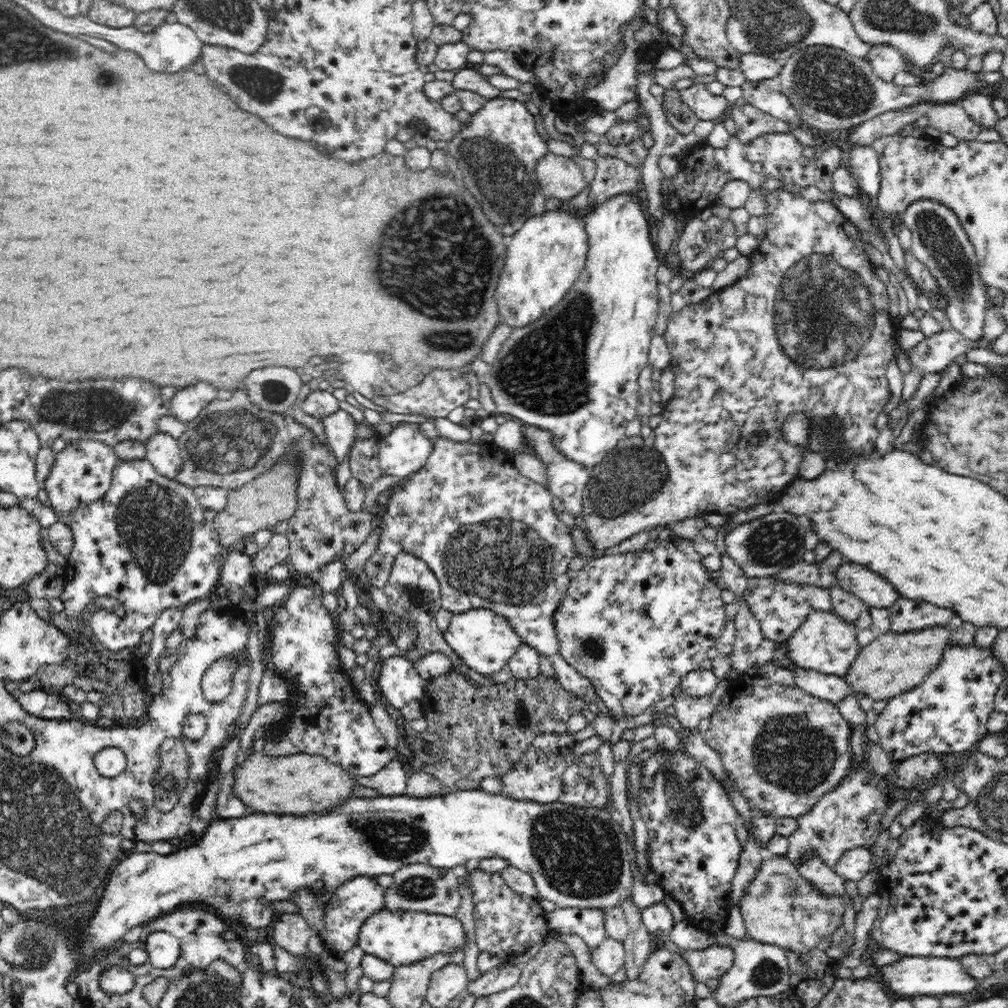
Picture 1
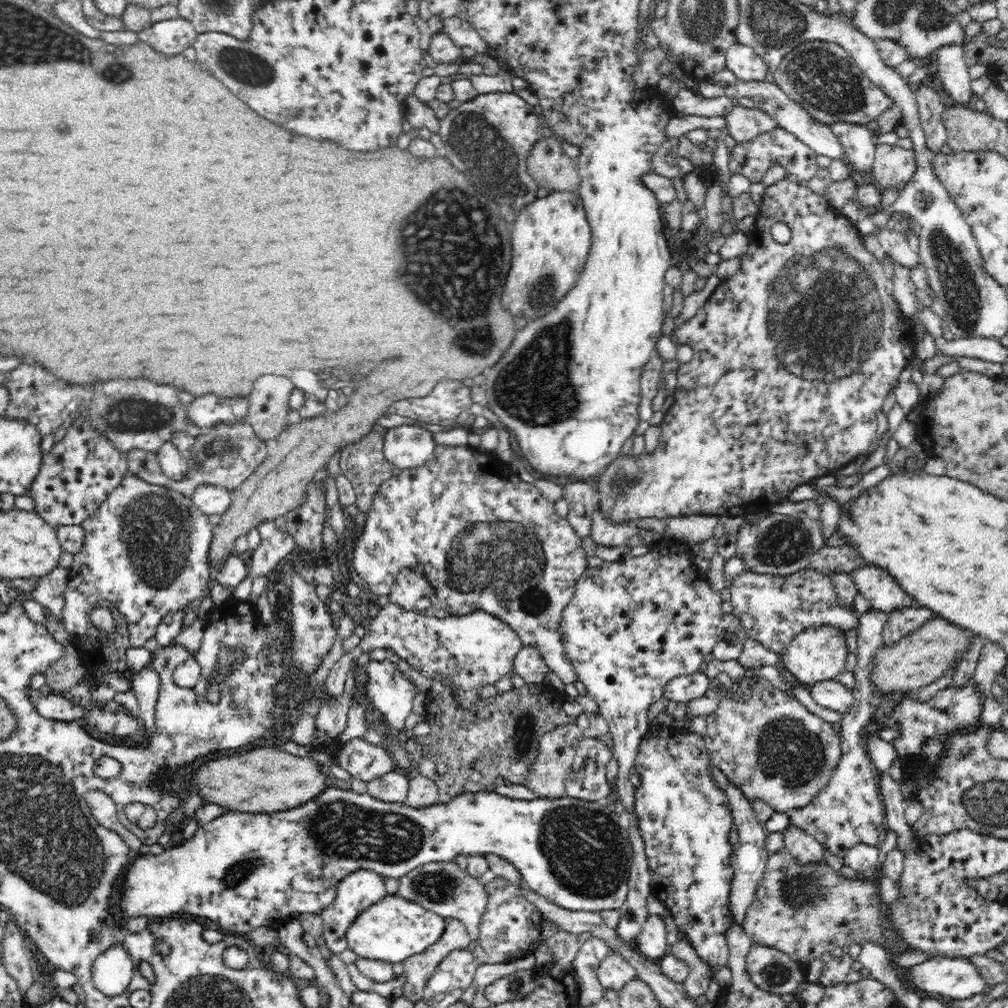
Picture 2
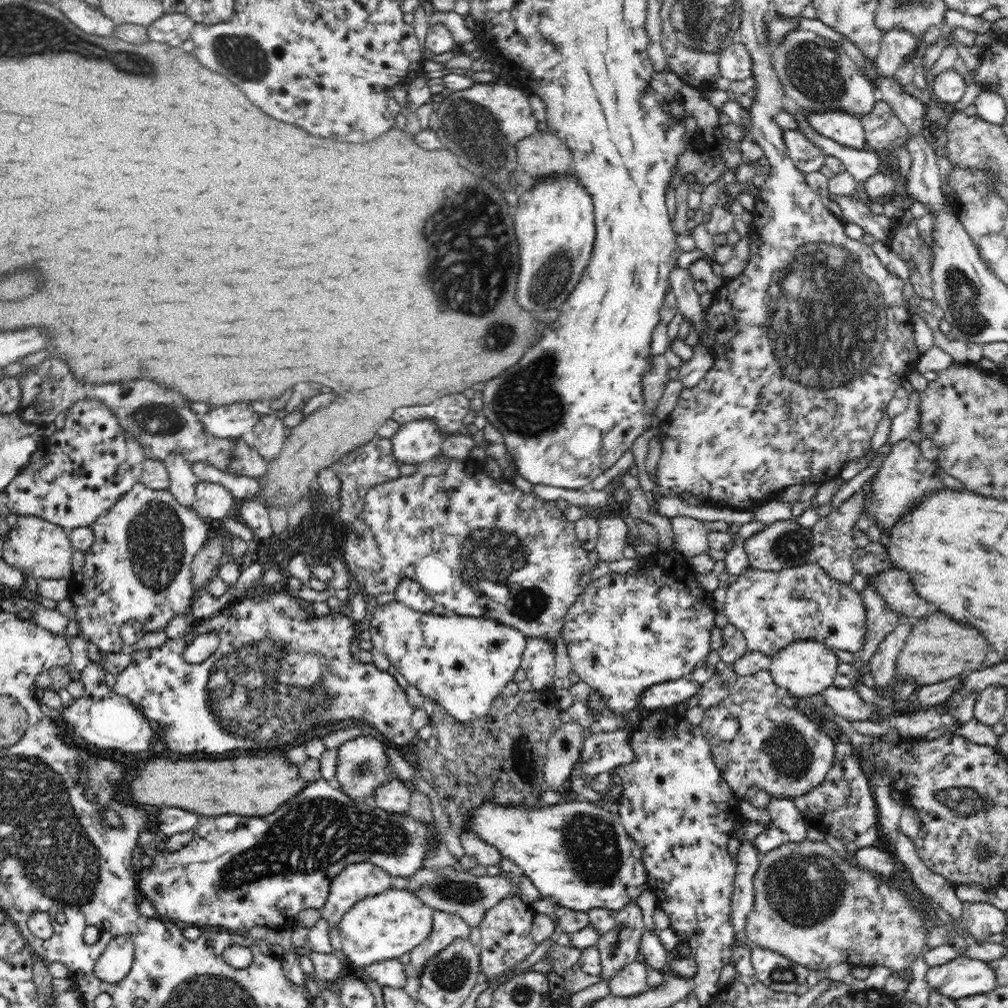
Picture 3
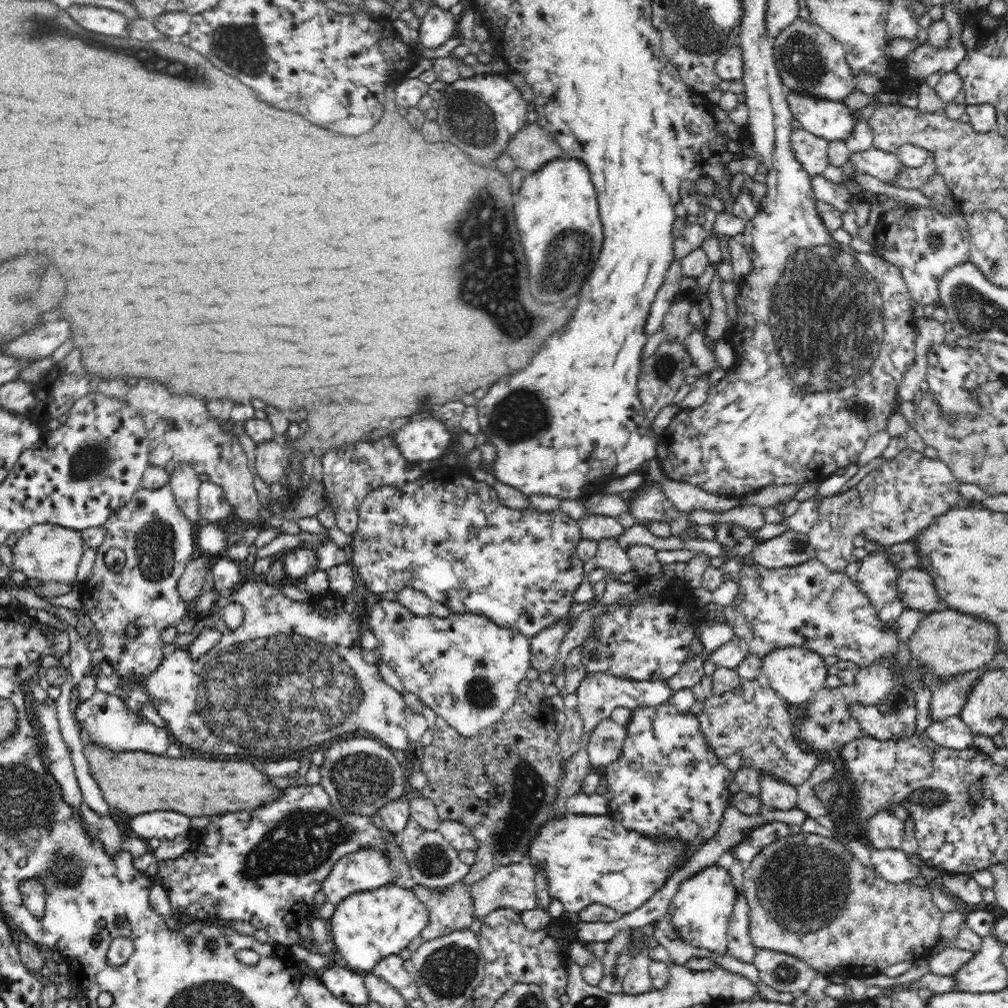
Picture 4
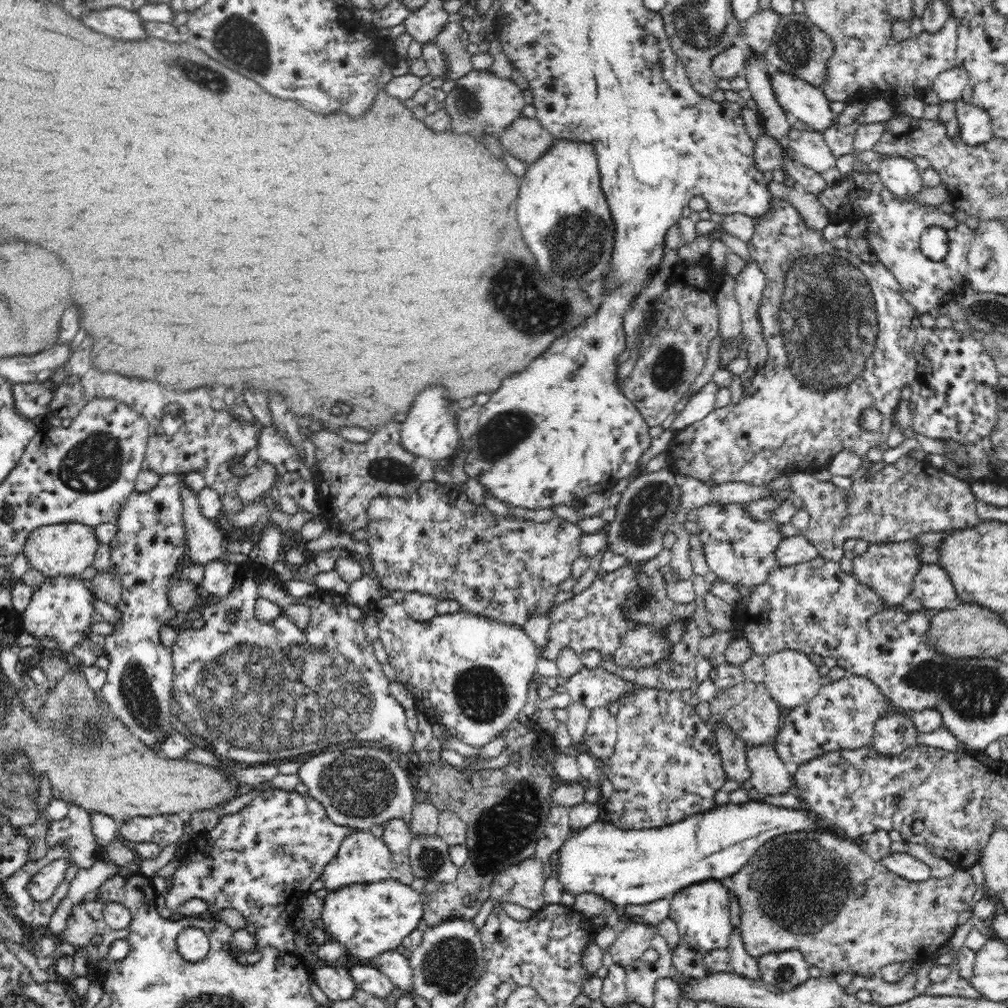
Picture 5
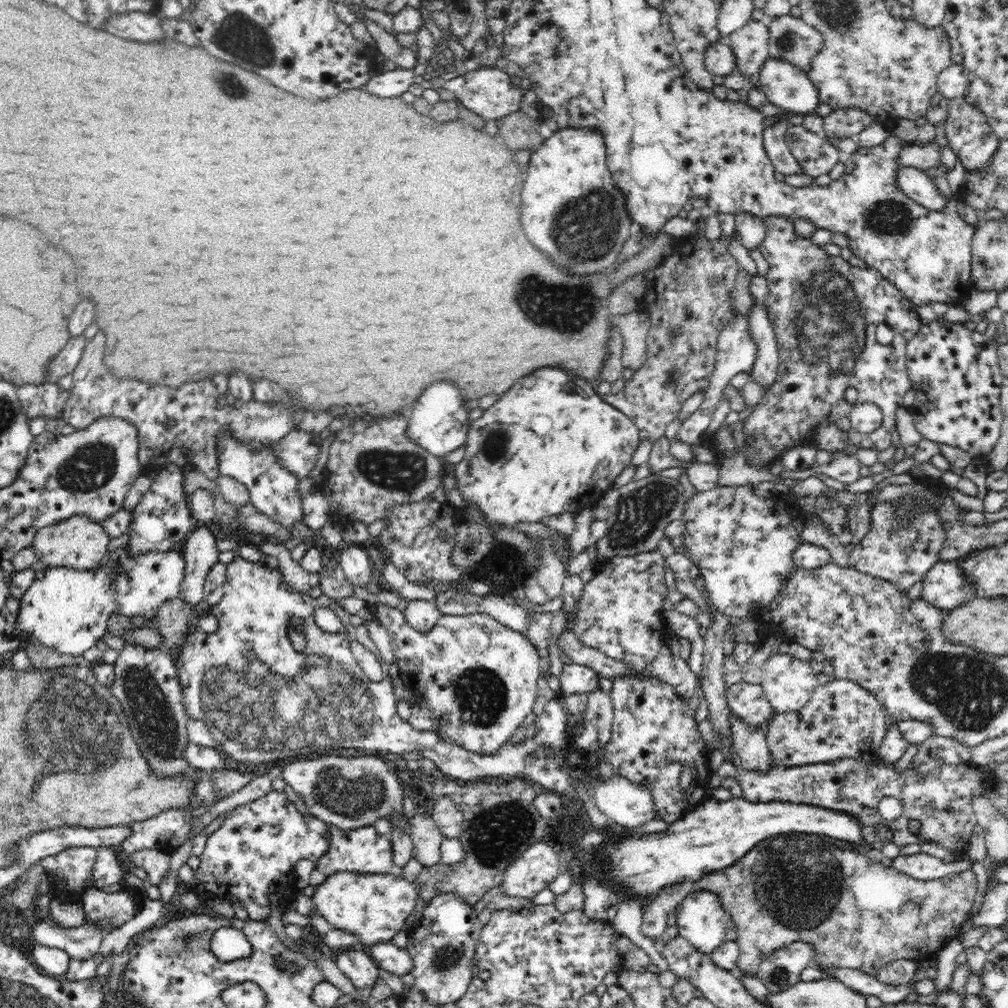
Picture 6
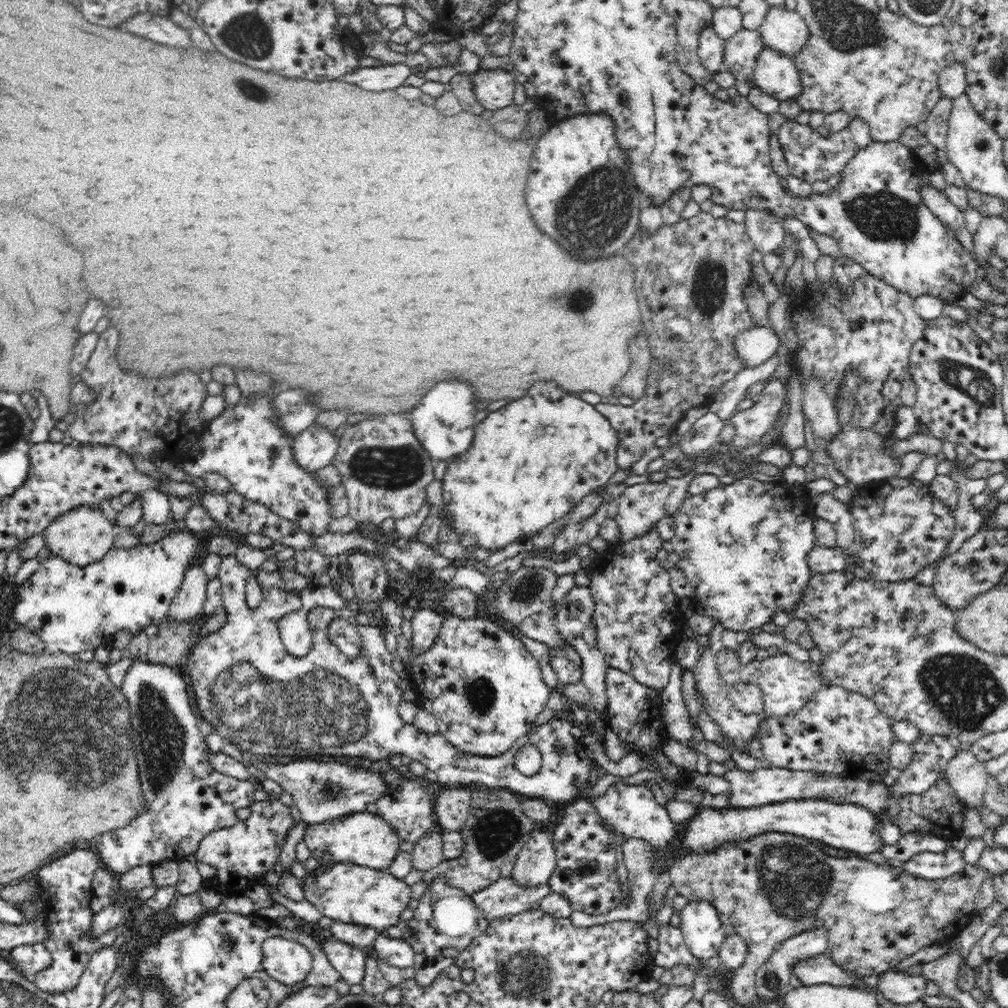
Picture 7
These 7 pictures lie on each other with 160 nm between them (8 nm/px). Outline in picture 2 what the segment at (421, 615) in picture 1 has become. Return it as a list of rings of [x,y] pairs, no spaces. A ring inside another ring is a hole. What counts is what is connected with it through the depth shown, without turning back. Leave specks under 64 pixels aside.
[[[408,568],[396,575],[389,596],[389,603],[422,615],[436,617],[441,609],[432,585],[420,573]]]

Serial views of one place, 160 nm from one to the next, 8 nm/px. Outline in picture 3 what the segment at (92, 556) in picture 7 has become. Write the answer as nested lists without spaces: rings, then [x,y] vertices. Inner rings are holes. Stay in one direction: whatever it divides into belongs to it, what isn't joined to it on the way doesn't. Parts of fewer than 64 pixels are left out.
[[[33,516],[17,518],[16,528],[12,528],[3,538],[3,559],[6,564],[17,568],[23,575],[42,579],[70,580],[72,574],[72,553],[75,552],[69,532],[60,526]]]

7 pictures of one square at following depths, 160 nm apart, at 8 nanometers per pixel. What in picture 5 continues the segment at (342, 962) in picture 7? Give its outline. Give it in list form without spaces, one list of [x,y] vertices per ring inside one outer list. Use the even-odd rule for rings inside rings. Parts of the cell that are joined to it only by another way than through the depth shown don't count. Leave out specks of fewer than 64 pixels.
[[[357,961],[347,968],[347,972],[359,990],[373,994],[376,998],[392,1000],[392,982],[378,968]]]

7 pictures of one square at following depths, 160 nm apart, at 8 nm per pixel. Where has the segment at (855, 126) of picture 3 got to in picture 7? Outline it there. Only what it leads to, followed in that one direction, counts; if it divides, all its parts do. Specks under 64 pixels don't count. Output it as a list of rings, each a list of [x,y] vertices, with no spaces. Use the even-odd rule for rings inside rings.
[[[765,46],[753,69],[755,86],[778,100],[797,98],[800,77],[792,58]]]

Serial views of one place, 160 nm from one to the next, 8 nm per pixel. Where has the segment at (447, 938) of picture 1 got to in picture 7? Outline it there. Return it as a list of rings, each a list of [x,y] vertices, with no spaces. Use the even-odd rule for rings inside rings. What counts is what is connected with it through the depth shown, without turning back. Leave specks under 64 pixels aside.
[[[346,862],[319,865],[315,870],[306,872],[303,880],[302,890],[305,899],[312,903],[323,916],[338,922],[371,926],[381,934],[388,926],[402,923],[400,912],[408,908],[408,902],[412,898],[410,887],[387,870],[372,869]]]

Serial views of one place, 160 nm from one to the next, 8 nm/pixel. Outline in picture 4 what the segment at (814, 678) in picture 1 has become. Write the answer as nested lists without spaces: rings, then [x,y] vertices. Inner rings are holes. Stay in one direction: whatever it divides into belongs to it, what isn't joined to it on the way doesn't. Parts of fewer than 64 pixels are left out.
[[[854,703],[851,713],[860,723],[865,736],[878,739],[879,742],[902,742],[902,739],[921,732],[916,726],[914,706],[884,716],[876,706]]]

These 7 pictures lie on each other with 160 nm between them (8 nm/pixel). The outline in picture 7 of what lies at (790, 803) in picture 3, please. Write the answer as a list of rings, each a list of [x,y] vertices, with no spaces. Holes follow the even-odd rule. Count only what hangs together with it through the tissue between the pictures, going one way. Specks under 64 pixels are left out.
[[[708,647],[704,649],[698,662],[691,670],[695,682],[694,690],[698,693],[700,704],[708,718],[712,719],[720,727],[720,730],[727,738],[731,738],[736,743],[738,750],[744,751],[745,745],[749,742],[748,740],[752,740],[752,738],[757,736],[758,726],[760,726],[763,716],[744,714],[734,706],[729,697],[729,685],[722,680],[716,664],[717,654],[718,652],[714,652],[714,650],[708,650]]]

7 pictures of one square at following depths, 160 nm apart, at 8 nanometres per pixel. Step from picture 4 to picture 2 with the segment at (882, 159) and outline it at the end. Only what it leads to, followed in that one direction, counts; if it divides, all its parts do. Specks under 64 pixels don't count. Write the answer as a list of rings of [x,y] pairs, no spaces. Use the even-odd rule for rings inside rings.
[[[738,81],[735,84],[737,96],[751,98],[756,103],[758,109],[768,113],[777,125],[782,129],[794,134],[806,146],[810,147],[817,155],[828,156],[836,160],[846,160],[844,147],[837,137],[832,133],[831,128],[823,123],[811,118],[806,109],[794,102],[778,85],[766,81]]]

